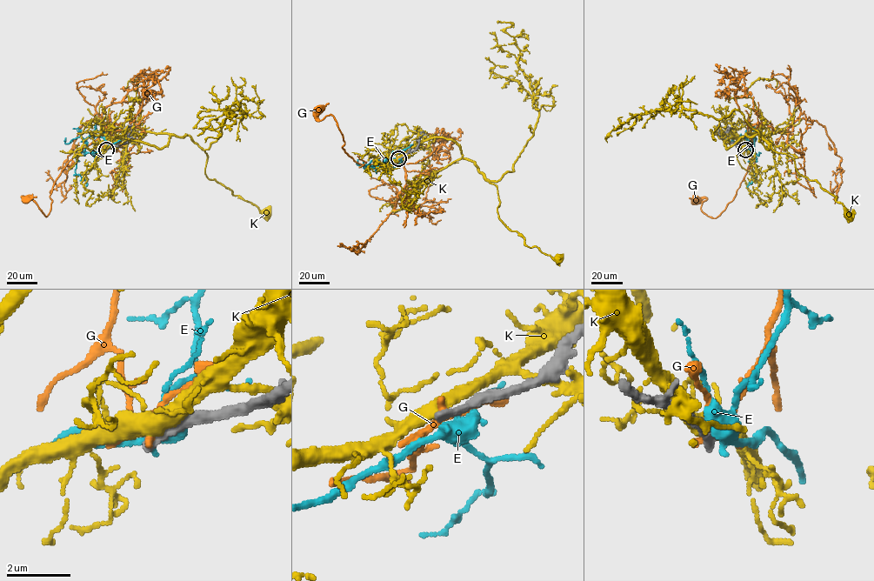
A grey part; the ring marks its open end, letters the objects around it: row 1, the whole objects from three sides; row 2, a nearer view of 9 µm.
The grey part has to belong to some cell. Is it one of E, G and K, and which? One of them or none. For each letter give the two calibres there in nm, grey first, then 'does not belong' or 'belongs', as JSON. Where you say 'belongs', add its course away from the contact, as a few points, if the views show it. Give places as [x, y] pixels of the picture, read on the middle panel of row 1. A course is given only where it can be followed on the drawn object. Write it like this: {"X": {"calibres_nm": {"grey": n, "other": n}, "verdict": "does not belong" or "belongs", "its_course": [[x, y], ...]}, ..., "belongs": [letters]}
{"E": {"calibres_nm": {"grey": 400, "other": 480}, "verdict": "does not belong"}, "G": {"calibres_nm": {"grey": 360, "other": 190}, "verdict": "does not belong"}, "K": {"calibres_nm": {"grey": 420, "other": 460}, "verdict": "does not belong"}, "belongs": []}

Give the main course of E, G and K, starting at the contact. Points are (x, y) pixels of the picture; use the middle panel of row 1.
E: (400, 158), (376, 166), (393, 152), (412, 143)
G: (399, 157), (396, 163), (358, 163), (342, 147), (343, 136), (333, 116), (327, 115), (319, 120), (317, 109)
K: (400, 157), (434, 137), (451, 138), (462, 156), (496, 186), (501, 222), (529, 247), (558, 257)

